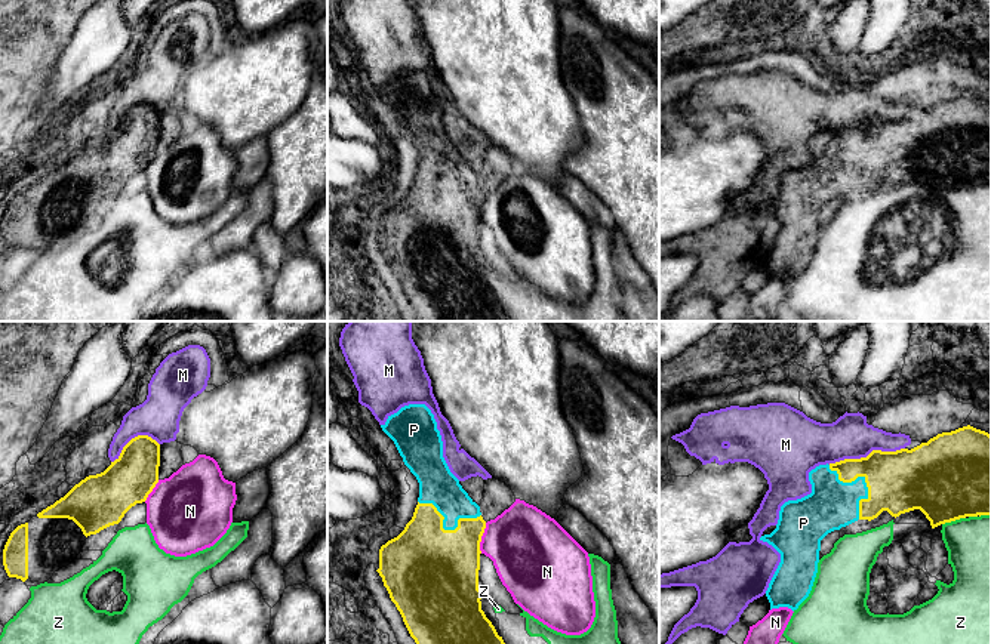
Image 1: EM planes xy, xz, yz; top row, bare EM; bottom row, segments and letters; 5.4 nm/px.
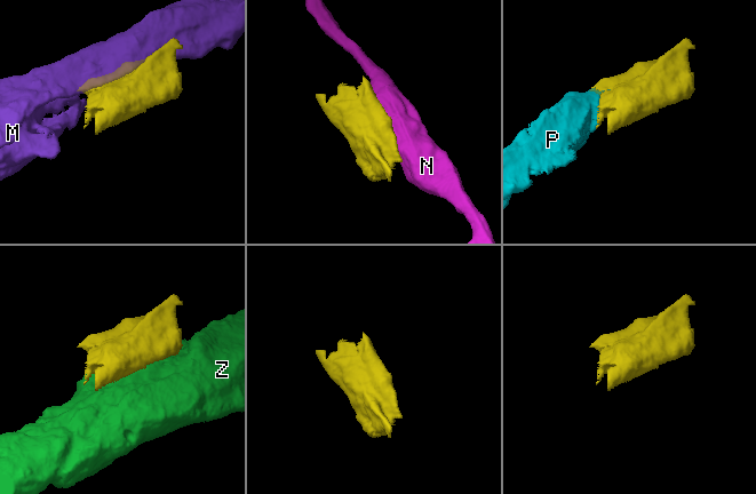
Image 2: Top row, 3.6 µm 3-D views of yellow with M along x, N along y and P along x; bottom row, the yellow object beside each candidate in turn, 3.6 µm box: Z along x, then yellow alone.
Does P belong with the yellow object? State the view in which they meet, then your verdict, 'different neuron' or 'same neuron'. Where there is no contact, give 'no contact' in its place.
contact in yz; same neuron

